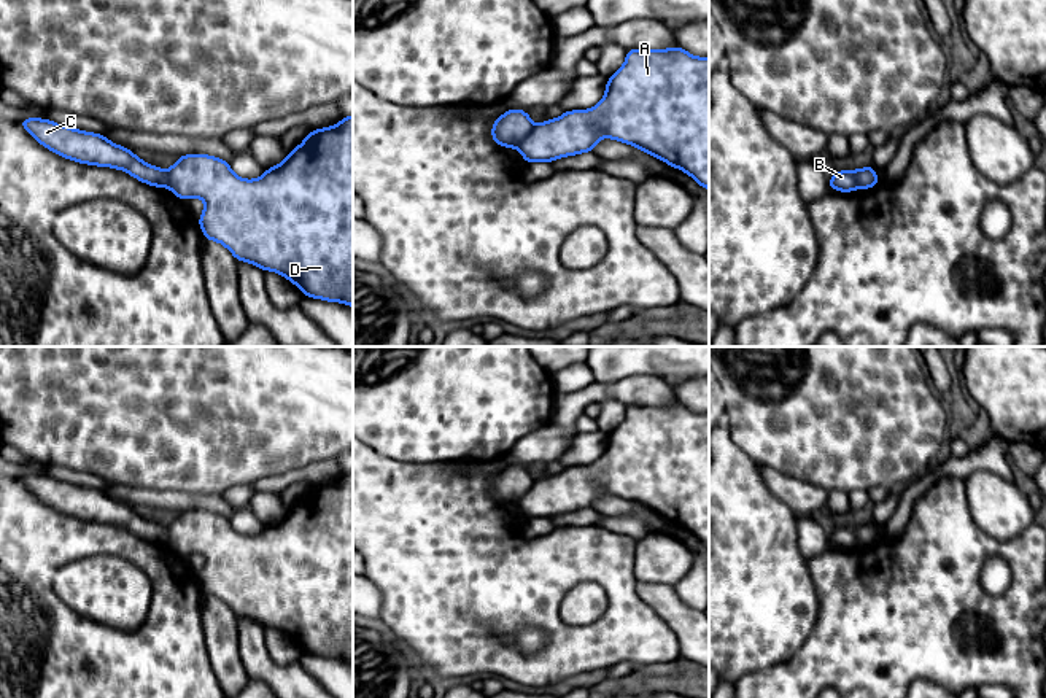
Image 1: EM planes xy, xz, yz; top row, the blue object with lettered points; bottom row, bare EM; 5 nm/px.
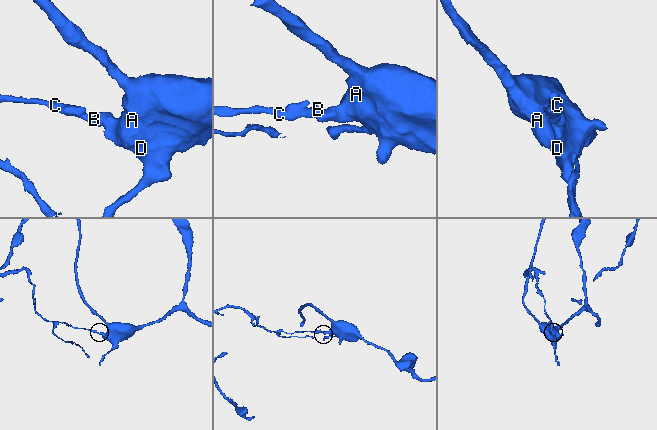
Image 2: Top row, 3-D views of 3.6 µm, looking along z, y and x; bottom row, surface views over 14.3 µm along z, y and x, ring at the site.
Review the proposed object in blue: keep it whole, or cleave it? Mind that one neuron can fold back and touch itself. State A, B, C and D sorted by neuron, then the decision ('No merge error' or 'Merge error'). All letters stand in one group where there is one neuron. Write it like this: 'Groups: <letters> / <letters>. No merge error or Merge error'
Groups: A D / B C. Merge error

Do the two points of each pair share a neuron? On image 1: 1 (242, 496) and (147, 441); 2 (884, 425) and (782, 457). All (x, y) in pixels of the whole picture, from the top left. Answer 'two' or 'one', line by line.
1: two
2: one

